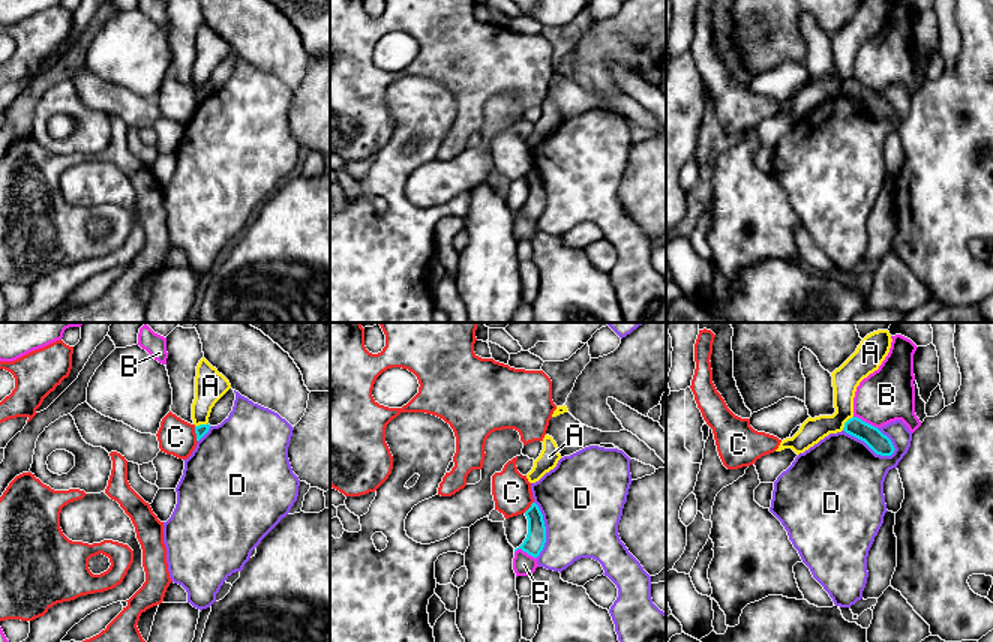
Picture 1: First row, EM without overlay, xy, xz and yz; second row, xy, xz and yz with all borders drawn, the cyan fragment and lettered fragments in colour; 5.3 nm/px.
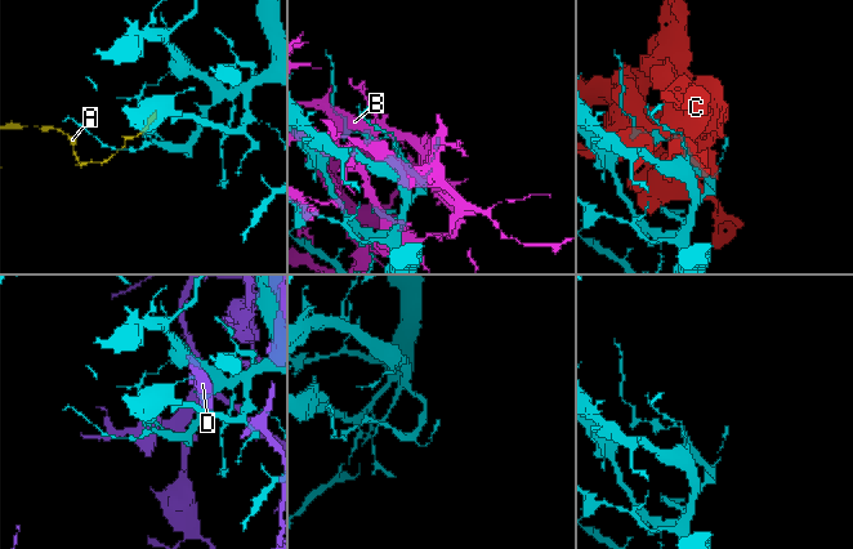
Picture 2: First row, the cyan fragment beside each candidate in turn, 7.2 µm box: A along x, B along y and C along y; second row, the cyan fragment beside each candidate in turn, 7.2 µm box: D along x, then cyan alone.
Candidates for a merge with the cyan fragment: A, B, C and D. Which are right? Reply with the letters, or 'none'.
none

